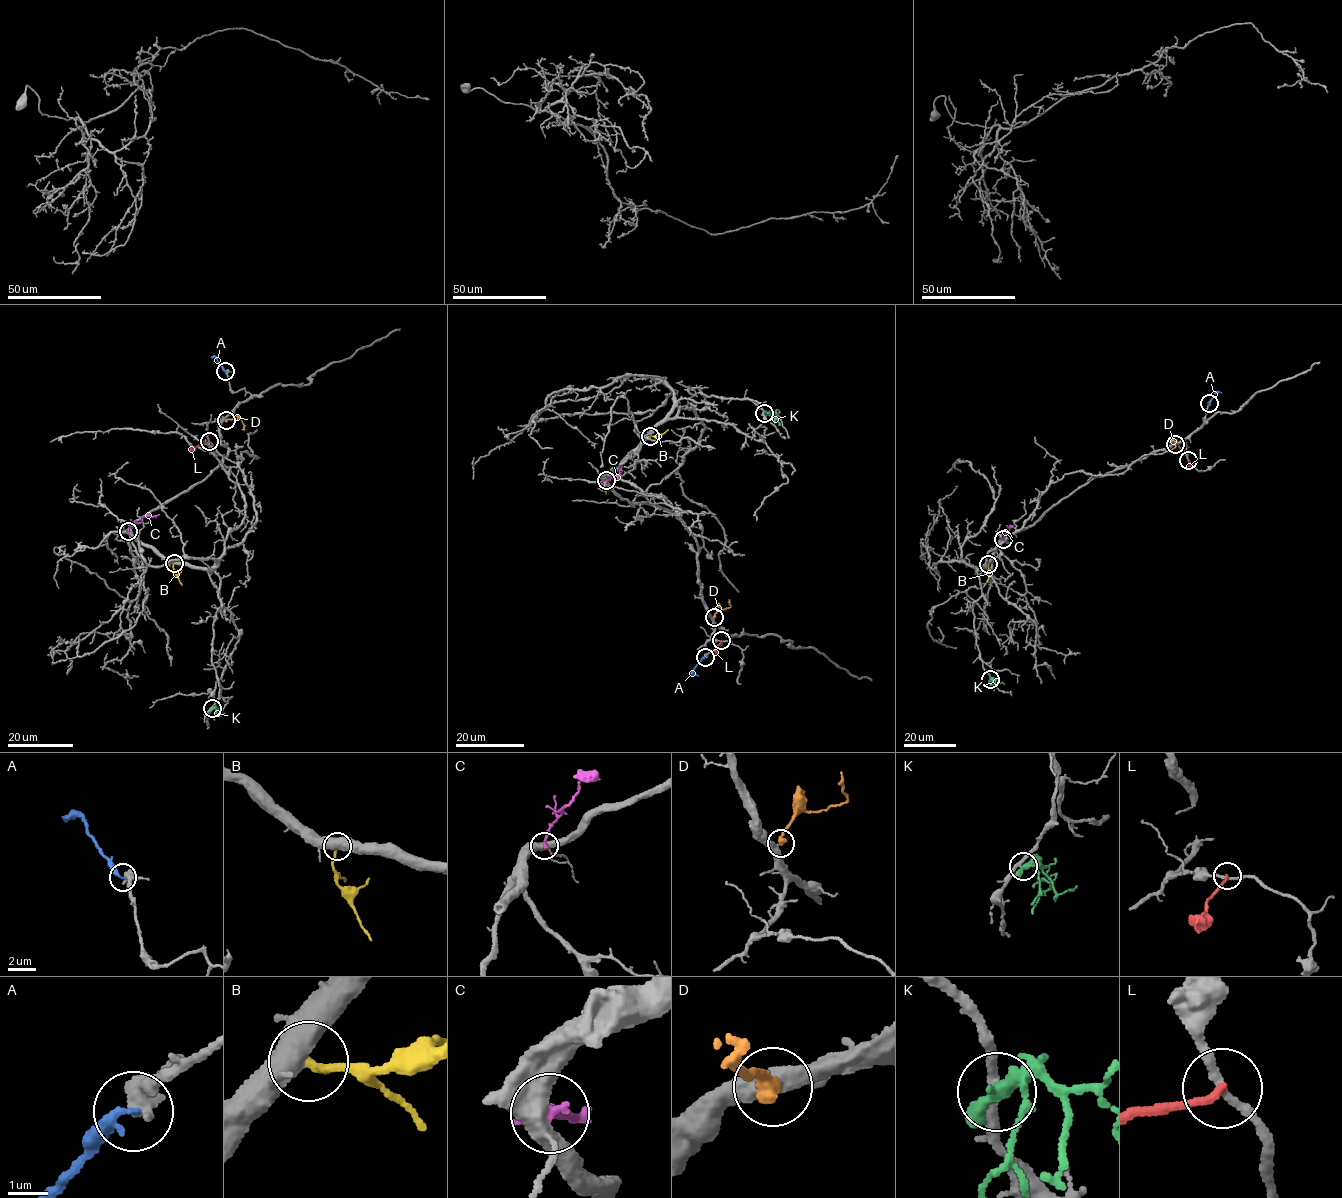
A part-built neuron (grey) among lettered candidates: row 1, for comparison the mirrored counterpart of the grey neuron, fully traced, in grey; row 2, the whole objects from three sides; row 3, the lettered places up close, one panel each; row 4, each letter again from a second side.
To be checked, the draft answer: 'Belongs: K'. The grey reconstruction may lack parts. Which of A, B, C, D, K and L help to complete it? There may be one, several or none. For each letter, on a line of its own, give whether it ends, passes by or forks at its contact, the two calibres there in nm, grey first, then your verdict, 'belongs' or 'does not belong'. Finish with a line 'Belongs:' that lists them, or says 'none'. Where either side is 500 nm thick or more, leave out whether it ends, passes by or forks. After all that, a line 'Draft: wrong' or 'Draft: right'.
A: it ends; calibres 400 and 280 nm; does not belong
B: calibres 600 and 240 nm; does not belong
C: it ends; calibres 440 and 260 nm; does not belong
D: it ends; calibres 440 and 400 nm; belongs
K: calibres 240 and 500 nm; does not belong
L: it ends; calibres 200 and 190 nm; does not belong
Belongs: D
Draft: wrong

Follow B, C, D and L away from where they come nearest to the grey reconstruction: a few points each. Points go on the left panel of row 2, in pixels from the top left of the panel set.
B: (174, 562), (175, 575), (182, 585)
C: (128, 531), (145, 515), (159, 514)
D: (225, 420), (239, 418), (244, 429)
L: (209, 441), (189, 450)

